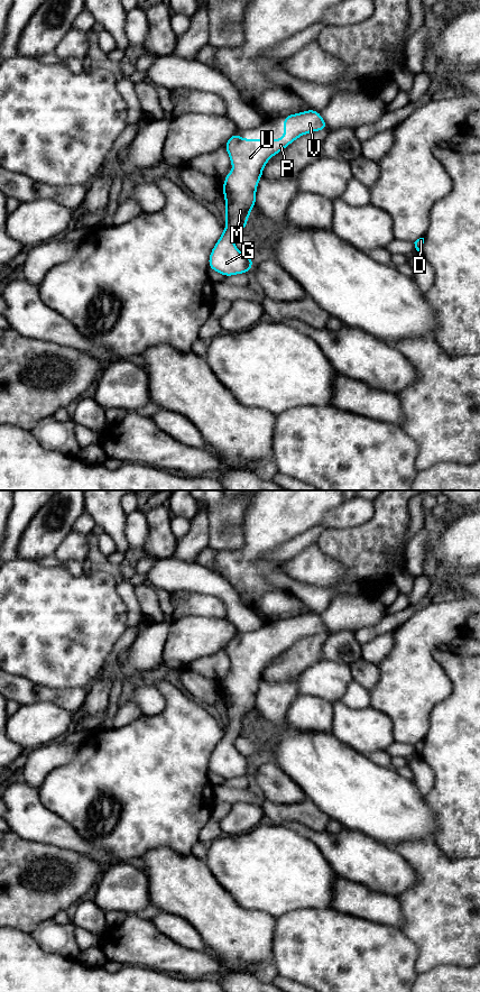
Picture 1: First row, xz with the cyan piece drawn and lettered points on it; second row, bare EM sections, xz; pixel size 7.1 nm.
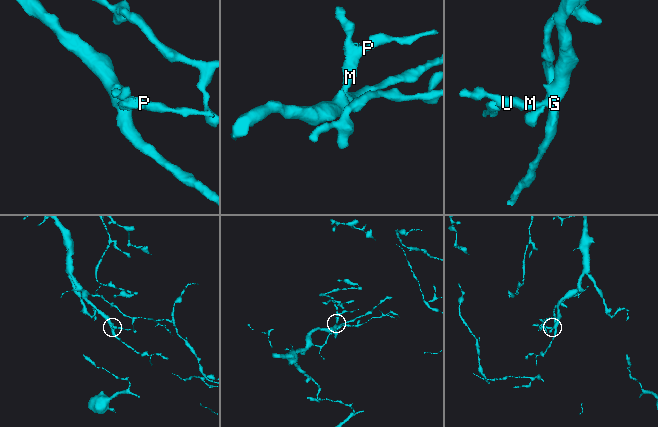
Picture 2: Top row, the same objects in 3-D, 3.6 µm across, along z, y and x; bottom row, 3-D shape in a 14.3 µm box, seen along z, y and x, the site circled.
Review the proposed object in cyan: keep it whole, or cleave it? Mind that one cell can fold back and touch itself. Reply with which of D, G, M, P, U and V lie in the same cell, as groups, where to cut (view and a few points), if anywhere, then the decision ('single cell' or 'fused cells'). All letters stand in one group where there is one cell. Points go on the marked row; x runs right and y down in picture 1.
groups D G M P U V; cut none; single cell

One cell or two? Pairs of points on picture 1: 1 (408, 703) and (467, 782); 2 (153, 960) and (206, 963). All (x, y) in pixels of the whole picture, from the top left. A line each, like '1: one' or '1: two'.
1: two
2: one

